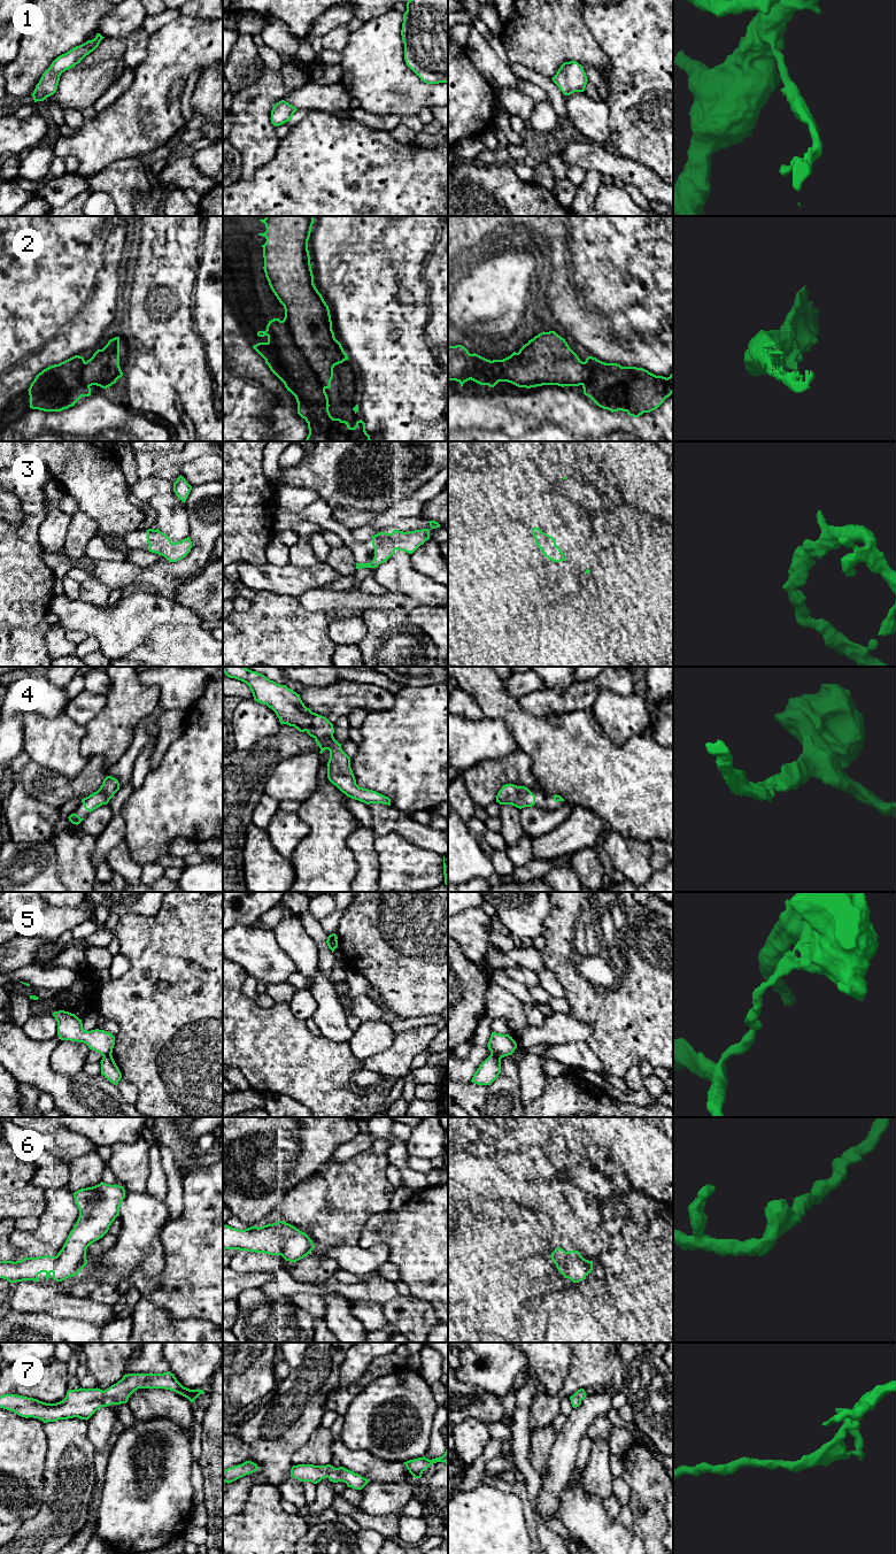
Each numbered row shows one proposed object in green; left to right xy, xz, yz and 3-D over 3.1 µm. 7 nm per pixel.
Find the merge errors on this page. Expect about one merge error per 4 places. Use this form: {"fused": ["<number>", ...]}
{"fused": ["5"]}

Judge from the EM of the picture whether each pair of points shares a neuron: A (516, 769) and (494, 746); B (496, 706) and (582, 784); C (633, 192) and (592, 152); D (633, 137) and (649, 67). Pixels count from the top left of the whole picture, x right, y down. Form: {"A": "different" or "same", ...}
{"A": "different", "B": "same", "C": "different", "D": "same"}

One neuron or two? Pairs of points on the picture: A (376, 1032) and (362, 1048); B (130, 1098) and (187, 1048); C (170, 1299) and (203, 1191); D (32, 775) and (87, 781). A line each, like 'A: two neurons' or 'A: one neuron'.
A: one neuron
B: two neurons
C: one neuron
D: one neuron

